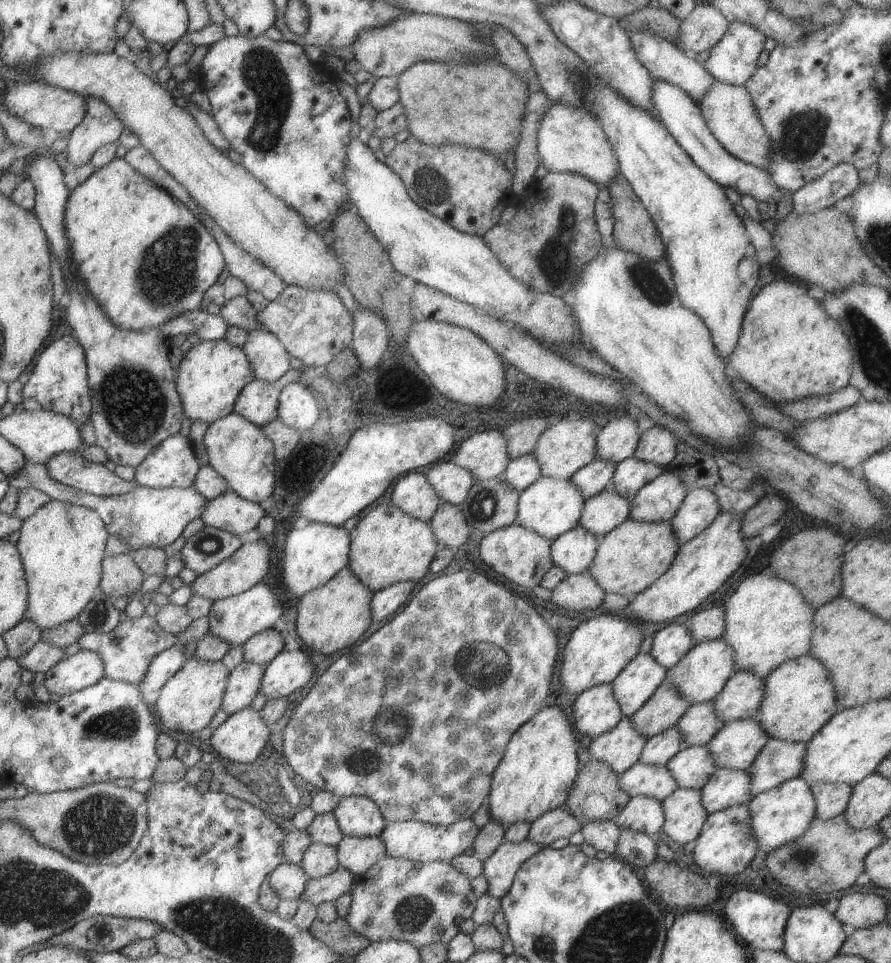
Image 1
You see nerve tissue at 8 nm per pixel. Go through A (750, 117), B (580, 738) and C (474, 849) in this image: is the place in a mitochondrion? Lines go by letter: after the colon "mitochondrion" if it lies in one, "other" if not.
A: other
B: other
C: other

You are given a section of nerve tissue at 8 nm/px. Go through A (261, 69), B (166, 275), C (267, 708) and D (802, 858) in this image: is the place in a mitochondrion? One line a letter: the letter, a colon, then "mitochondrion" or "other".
A: mitochondrion
B: mitochondrion
C: other
D: mitochondrion

